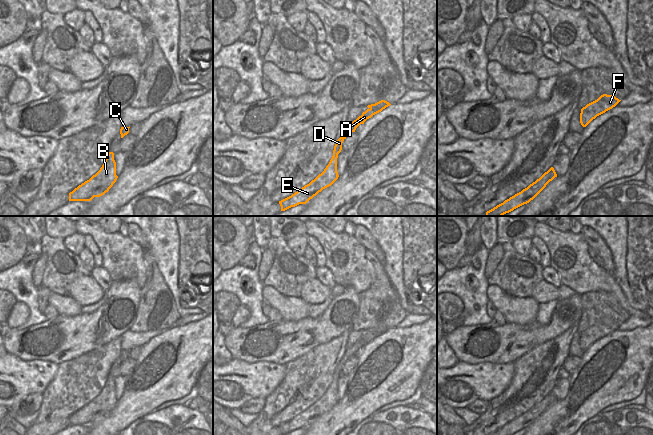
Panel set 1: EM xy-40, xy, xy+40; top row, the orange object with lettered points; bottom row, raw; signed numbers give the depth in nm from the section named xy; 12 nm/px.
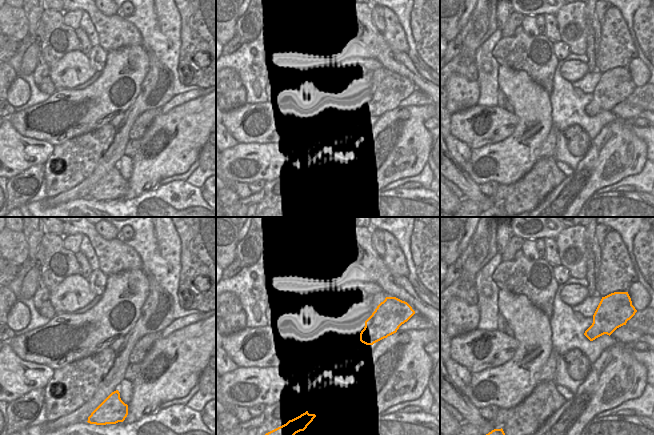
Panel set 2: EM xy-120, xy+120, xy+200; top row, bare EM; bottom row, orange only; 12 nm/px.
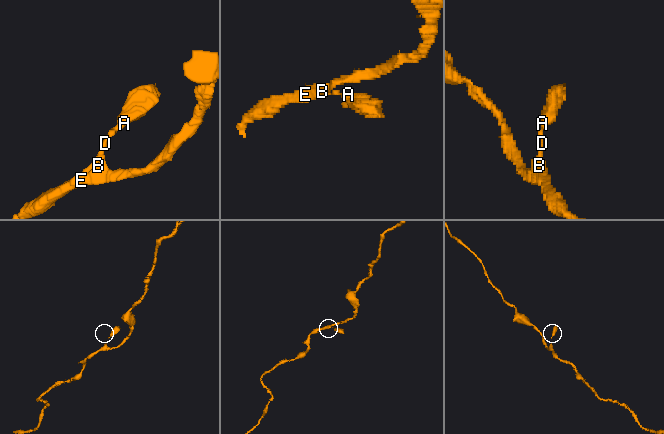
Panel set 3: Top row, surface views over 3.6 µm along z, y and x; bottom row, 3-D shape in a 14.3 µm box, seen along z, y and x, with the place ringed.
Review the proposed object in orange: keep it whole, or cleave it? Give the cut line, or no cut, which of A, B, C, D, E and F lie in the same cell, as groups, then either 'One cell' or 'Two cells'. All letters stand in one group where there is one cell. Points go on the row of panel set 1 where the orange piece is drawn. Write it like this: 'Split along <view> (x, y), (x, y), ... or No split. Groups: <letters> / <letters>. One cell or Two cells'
No split. Groups: A B C D E F. One cell.

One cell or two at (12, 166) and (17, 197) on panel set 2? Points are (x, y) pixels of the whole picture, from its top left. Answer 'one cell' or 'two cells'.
two cells

